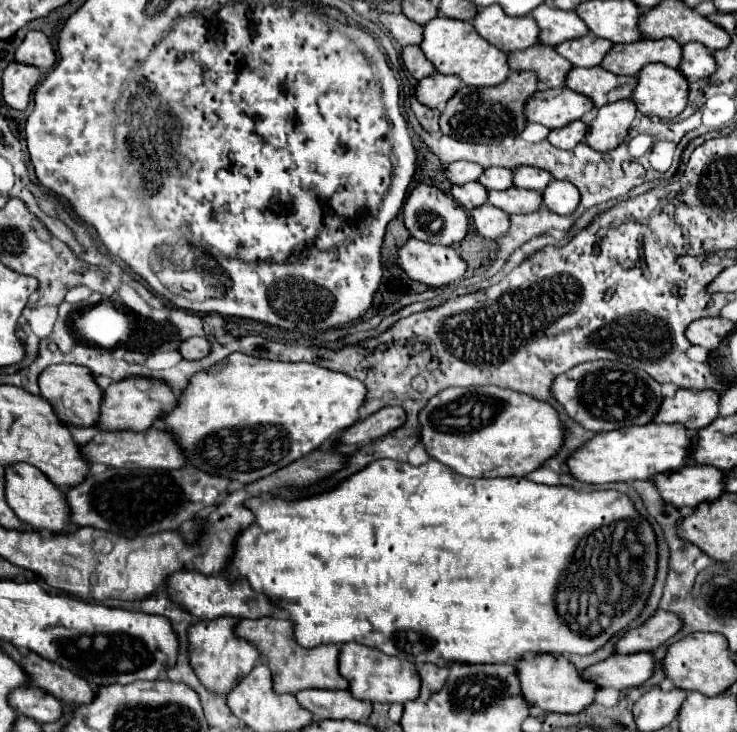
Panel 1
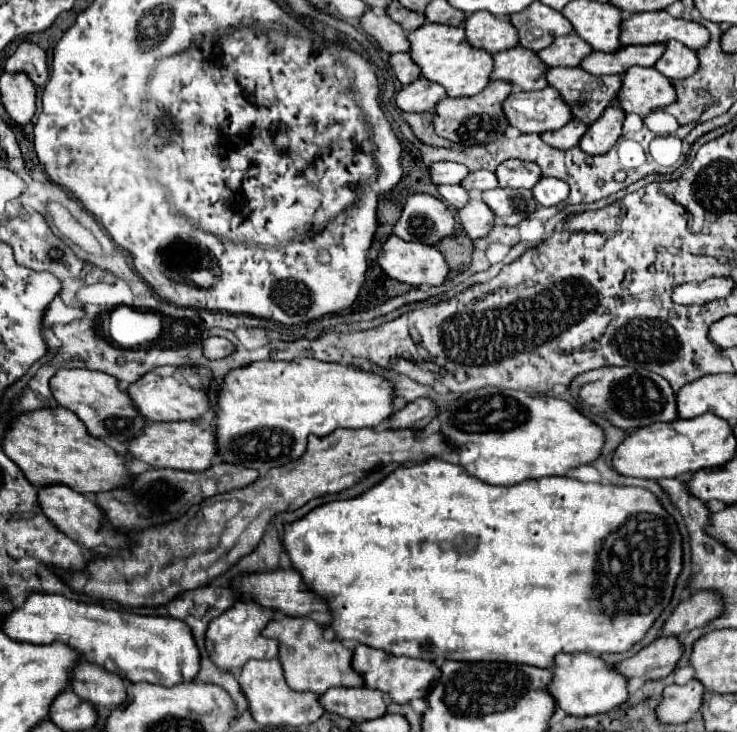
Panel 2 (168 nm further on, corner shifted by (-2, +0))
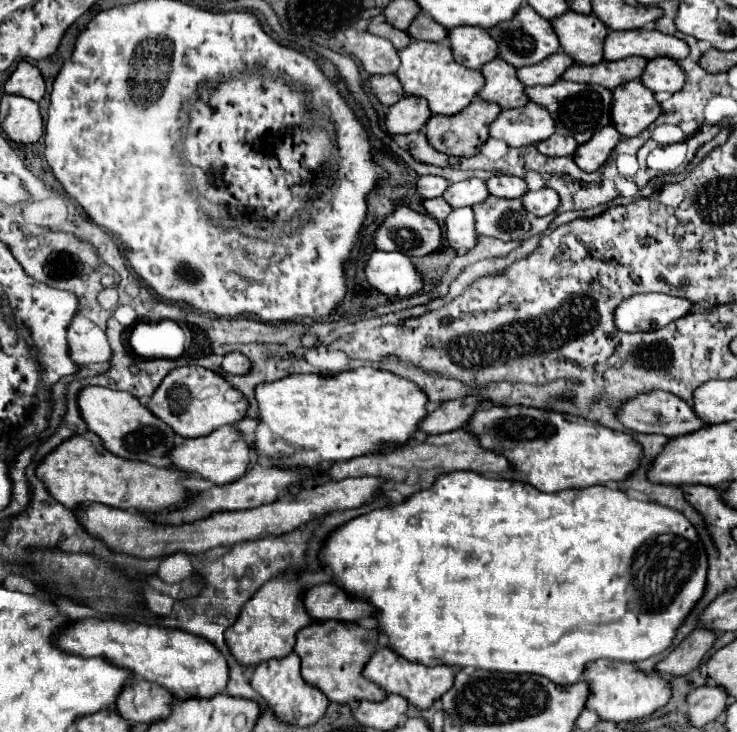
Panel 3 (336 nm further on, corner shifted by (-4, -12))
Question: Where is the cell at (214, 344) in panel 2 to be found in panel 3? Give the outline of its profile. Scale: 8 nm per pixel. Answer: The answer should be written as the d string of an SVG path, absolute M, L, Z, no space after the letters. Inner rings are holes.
M230 352L222 360L222 370L226 374L244 374L250 370L250 360L240 352Z

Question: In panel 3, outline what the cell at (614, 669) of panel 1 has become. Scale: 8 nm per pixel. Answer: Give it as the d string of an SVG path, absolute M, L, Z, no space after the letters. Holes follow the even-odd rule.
M696 628L662 662L656 664L654 672L658 672L660 676L684 676L686 672L696 670L704 654L712 648L714 640L716 640L714 632Z

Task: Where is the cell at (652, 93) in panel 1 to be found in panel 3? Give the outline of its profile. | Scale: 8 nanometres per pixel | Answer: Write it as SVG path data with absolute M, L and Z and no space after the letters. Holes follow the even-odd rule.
M640 80L626 82L614 90L612 98L612 122L624 136L638 136L658 116L662 108L654 98L654 92Z

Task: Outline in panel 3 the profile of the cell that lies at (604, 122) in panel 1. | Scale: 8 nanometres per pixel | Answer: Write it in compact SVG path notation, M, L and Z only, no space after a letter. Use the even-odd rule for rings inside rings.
M610 124L608 128L602 128L600 132L596 132L596 136L592 136L592 140L588 140L588 144L582 144L578 148L574 160L582 170L594 172L608 160L610 152L614 150L614 146L618 142L620 142L620 132Z

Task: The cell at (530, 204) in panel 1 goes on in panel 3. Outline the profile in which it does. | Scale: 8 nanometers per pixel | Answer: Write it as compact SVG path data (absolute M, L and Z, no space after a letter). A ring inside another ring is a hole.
M488 196L488 200L472 206L476 214L476 232L500 240L524 240L530 230L530 218L522 200L504 200Z

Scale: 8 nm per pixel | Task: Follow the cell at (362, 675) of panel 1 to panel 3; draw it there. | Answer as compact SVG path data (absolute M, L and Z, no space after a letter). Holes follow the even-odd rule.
M378 648L372 654L372 658L368 660L368 664L364 666L362 676L368 678L370 682L378 684L384 692L404 696L410 706L424 710L424 708L430 708L434 704L434 700L438 700L452 686L454 670L450 666L430 668L430 666L424 666L424 664L412 664L412 662L404 660L402 656L396 656L388 648Z

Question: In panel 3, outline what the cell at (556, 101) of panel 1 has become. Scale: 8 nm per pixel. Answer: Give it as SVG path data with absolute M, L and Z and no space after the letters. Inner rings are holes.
M528 102L522 108L502 110L490 124L490 136L508 142L508 146L528 146L550 138L556 132L556 124L548 110L540 104Z

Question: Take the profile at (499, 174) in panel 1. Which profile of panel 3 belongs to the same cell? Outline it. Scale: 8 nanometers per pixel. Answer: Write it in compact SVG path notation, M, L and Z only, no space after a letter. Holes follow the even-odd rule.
M470 178L464 182L456 182L450 184L450 188L444 192L444 198L448 200L448 204L452 204L452 208L460 208L460 206L474 206L478 202L484 202L490 196L486 182L480 178Z

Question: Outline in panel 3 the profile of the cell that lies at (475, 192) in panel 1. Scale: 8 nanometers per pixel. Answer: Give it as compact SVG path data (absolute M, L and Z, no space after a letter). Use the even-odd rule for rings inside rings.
M442 196L440 198L432 198L432 200L424 200L424 208L436 220L444 220L452 212L452 206Z

